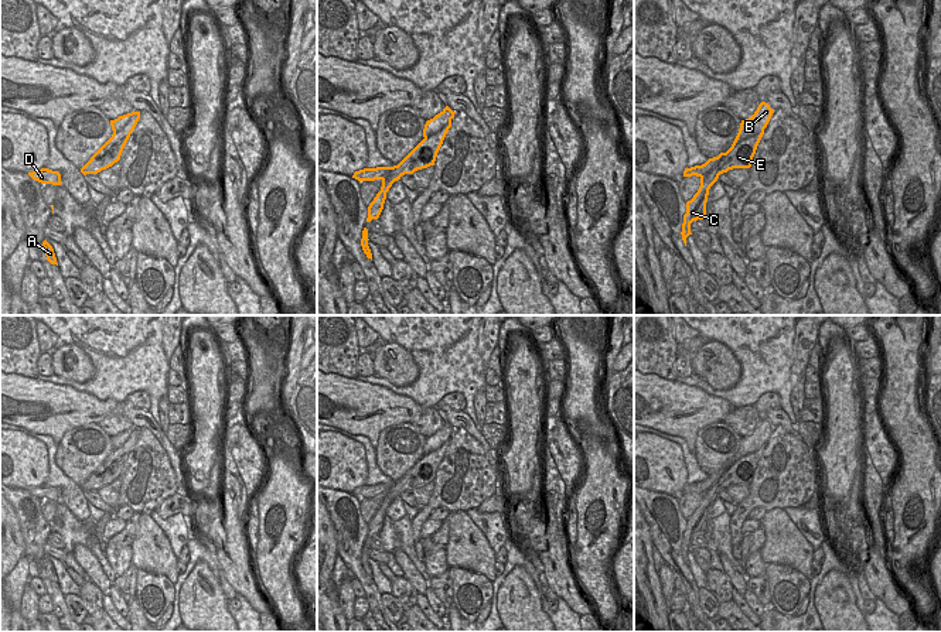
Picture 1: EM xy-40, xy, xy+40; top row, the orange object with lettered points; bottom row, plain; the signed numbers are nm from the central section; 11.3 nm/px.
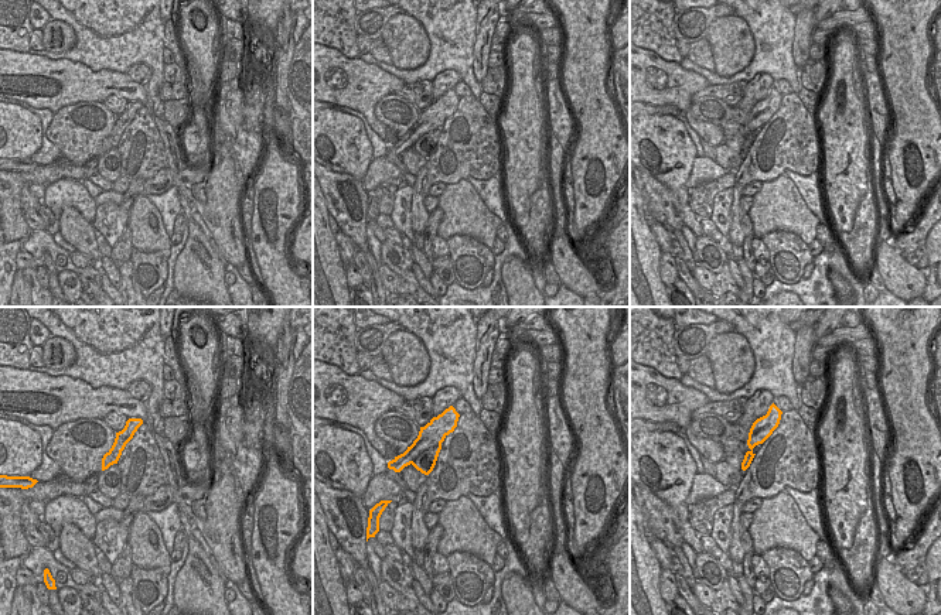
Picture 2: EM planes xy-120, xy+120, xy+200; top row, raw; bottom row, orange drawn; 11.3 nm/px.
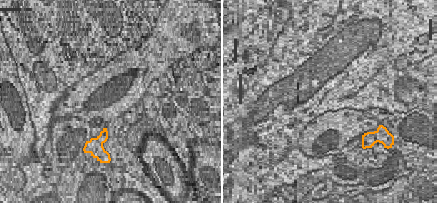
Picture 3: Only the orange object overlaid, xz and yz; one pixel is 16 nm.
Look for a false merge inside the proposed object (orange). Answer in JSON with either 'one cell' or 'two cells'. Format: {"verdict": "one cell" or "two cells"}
{"verdict": "two cells"}

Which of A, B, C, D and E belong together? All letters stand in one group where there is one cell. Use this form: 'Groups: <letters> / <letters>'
Groups: A C E / B D

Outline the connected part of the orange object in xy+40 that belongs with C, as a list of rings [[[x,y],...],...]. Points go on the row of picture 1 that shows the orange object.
[[[764,129],[734,144],[724,157],[705,175],[700,177],[700,187],[691,201],[686,202],[686,213],[682,223],[682,240],[686,246],[686,238],[691,233],[691,223],[706,216],[706,202],[710,187],[717,181],[719,175],[733,168],[750,168],[757,146],[764,134]]]

